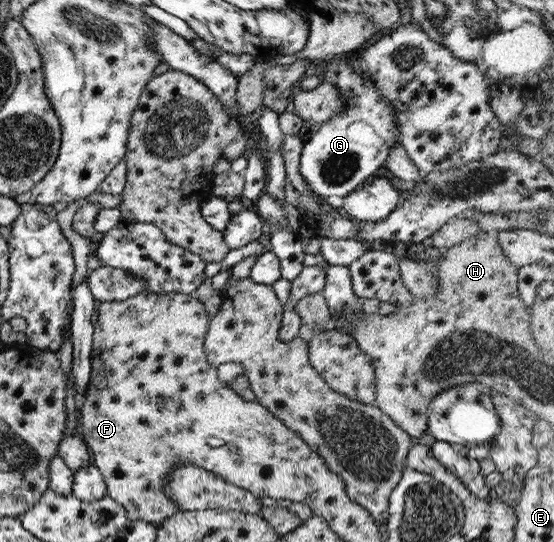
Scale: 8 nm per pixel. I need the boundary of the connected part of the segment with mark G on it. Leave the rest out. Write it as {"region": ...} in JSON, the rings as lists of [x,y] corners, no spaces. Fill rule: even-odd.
{"region":[[[342,55],[340,58],[330,56],[325,61],[327,63],[324,74],[326,83],[338,86],[338,93],[344,99],[344,106],[338,110],[338,114],[334,114],[332,118],[320,124],[320,128],[310,136],[310,139],[302,143],[298,172],[309,189],[316,195],[346,197],[351,191],[377,175],[378,171],[384,168],[388,157],[388,148],[391,148],[394,141],[399,139],[400,132],[396,126],[396,121],[398,121],[396,113],[390,104],[380,98],[378,90],[373,86],[373,81],[370,81],[369,77],[363,77],[361,71],[353,71],[354,68],[357,69],[355,56],[351,63],[346,60],[346,55]]]}

